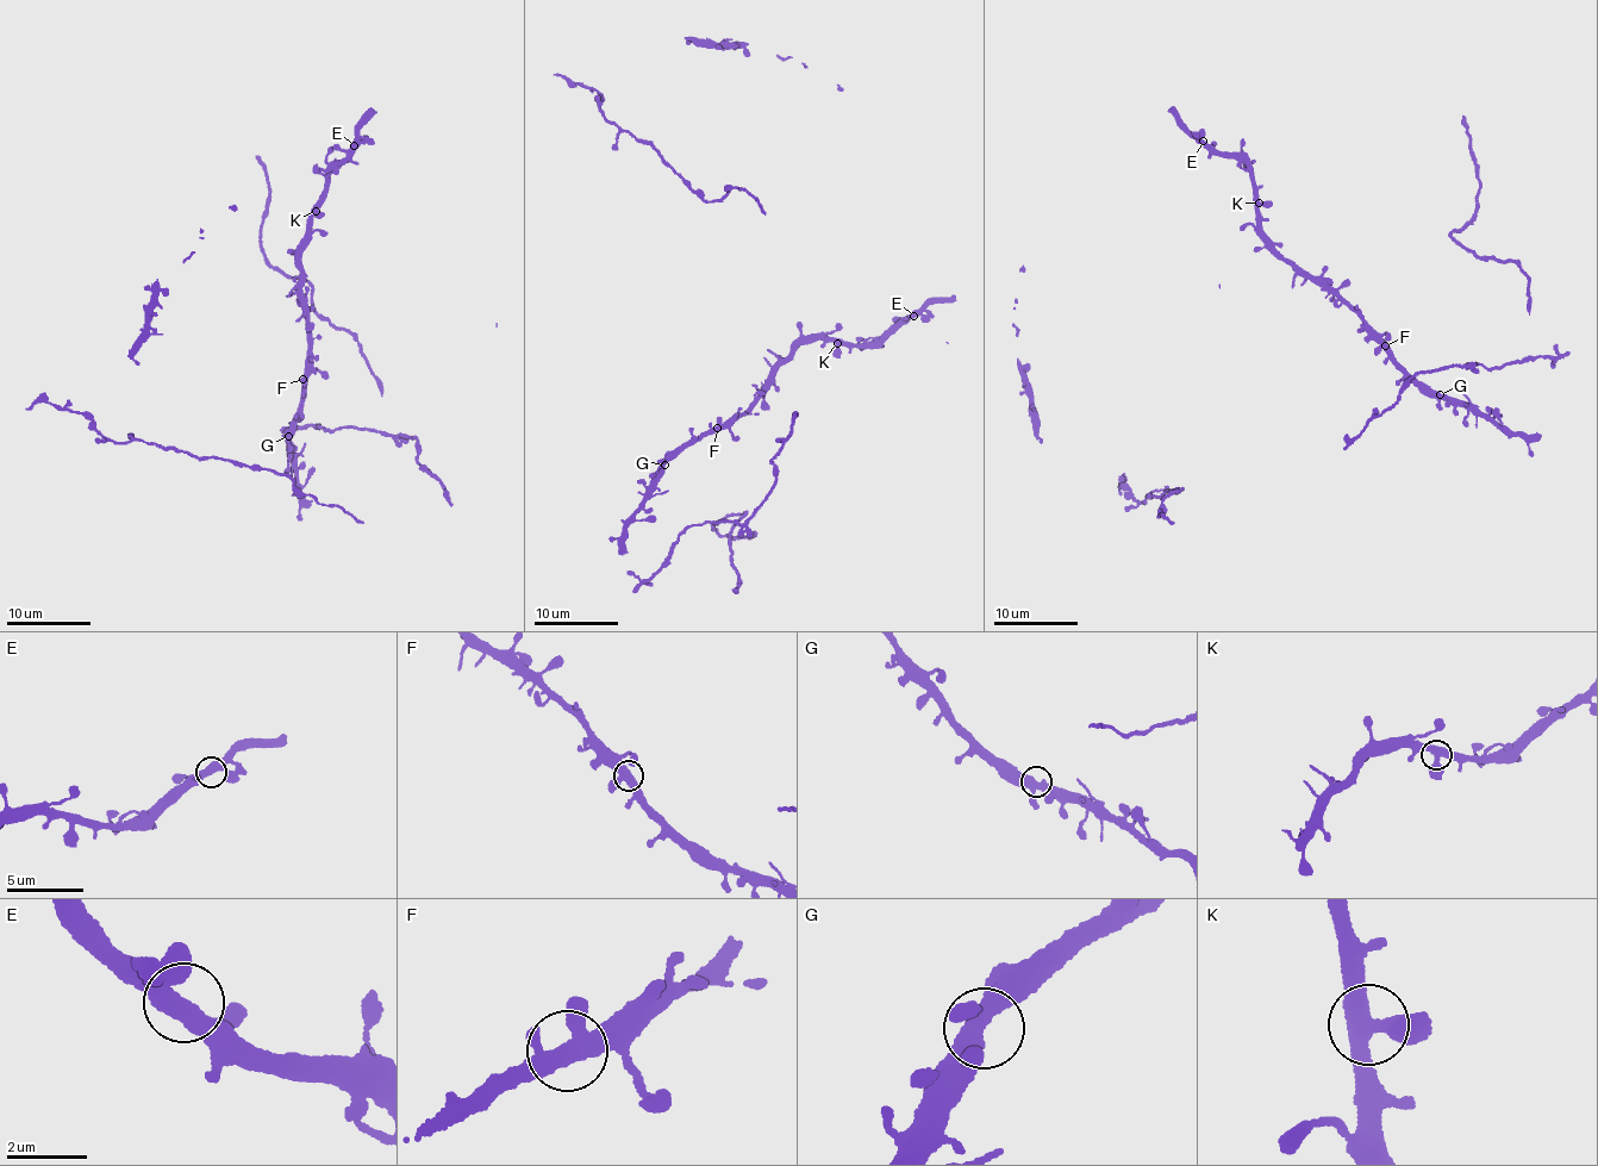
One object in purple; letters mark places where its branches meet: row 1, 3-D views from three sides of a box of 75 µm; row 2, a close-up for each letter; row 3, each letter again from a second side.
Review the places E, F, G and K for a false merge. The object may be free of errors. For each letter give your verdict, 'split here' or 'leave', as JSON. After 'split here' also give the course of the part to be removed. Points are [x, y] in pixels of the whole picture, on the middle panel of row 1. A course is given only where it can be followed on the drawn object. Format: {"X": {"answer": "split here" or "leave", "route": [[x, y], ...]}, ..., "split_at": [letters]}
{"E": {"answer": "leave"}, "F": {"answer": "leave"}, "G": {"answer": "leave"}, "K": {"answer": "leave"}, "split_at": []}

